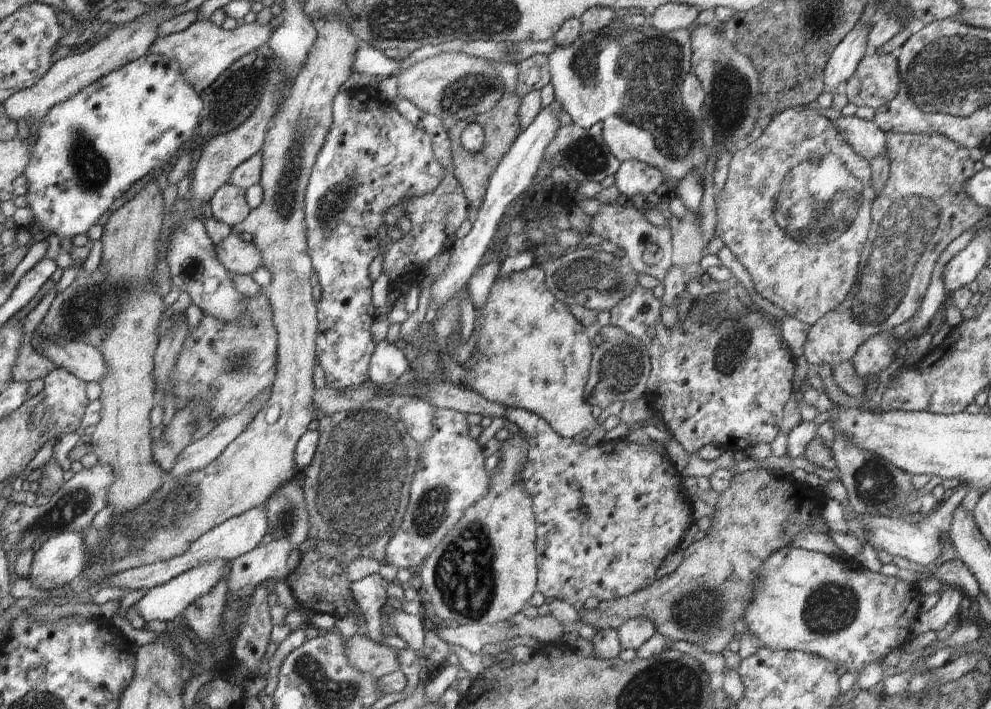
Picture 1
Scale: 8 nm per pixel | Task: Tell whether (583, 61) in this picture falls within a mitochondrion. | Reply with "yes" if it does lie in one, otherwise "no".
yes

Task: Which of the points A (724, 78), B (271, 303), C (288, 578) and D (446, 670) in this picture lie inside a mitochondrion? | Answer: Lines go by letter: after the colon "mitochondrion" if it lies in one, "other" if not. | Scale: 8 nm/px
A: mitochondrion
B: other
C: other
D: other

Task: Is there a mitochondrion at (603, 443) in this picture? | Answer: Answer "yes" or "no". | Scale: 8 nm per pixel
no

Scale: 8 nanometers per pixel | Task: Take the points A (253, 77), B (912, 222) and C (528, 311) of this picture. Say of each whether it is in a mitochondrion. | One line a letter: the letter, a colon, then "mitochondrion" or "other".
A: other
B: mitochondrion
C: other

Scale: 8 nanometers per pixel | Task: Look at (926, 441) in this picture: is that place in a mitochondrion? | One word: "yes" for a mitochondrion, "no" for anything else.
no

